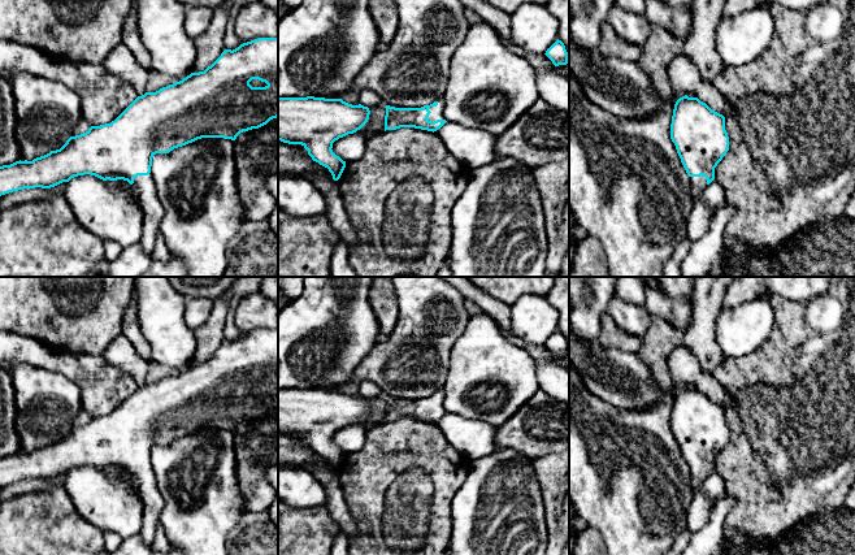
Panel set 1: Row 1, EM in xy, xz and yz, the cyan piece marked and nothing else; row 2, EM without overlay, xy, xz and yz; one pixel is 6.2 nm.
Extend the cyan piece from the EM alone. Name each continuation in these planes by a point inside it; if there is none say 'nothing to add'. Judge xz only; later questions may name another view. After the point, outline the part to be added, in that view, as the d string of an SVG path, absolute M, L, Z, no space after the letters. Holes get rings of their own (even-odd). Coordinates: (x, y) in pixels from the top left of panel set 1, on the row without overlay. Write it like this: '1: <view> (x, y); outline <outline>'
1: xz (437, 403); outline M443 390L437 391L437 398L430 398L429 402L431 403L428 408L429 412L434 413L437 411L446 411L443 407L444 394Z

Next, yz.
1: yz (698, 475); outline M689 468L690 476L693 481L693 489L698 487L704 480L707 478L707 471L706 468Z

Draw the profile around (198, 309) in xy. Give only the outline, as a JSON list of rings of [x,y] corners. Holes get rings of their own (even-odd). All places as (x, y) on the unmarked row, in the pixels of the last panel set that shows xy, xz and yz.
[[[207,298],[186,299],[183,321],[191,330],[195,330],[207,321],[212,309],[213,299]]]

